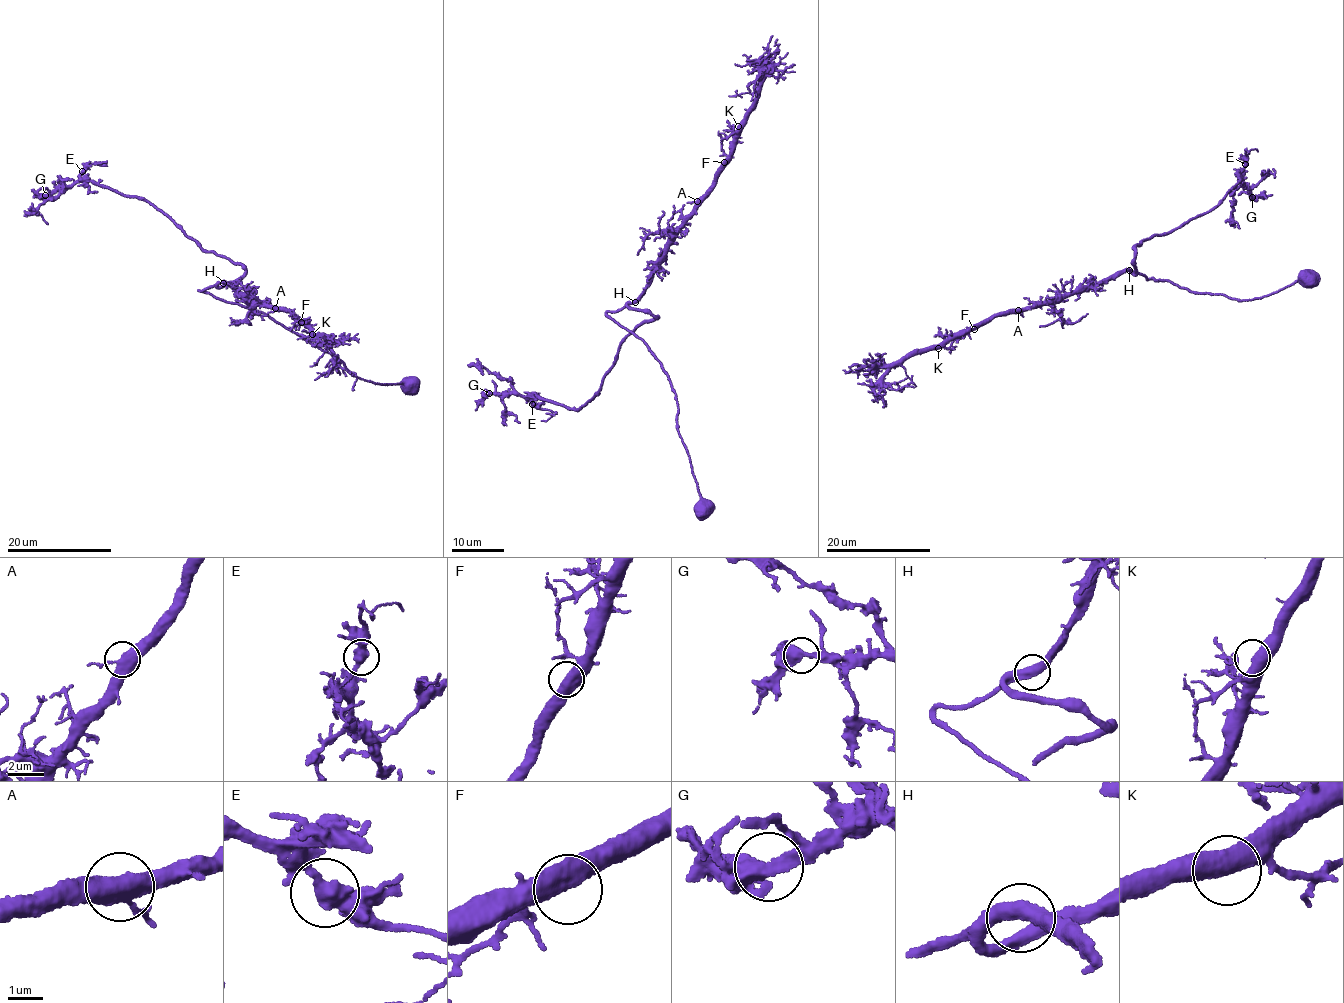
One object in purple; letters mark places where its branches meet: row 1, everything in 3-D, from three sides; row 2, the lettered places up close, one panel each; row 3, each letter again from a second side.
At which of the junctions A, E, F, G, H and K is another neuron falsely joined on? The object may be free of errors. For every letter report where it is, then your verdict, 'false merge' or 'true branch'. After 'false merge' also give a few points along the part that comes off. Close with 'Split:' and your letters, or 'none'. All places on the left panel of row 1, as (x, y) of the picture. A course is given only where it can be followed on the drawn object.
A: at (275, 308); true branch
E: at (82, 171); true branch
F: at (301, 322); true branch
G: at (45, 195); true branch
H: at (223, 283); true branch
K: at (312, 334); true branch
Split: none

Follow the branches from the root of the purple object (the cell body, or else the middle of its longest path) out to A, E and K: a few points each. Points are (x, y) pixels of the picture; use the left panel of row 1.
A: (409, 386), (359, 378), (337, 358), (268, 315), (200, 290), (226, 282), (275, 308)
E: (409, 386), (359, 378), (268, 315), (201, 291), (245, 269), (205, 252), (148, 202), (83, 180), (82, 171)
K: (409, 386), (359, 378), (337, 358), (268, 315), (200, 290), (228, 283), (268, 307), (289, 309), (312, 334)

